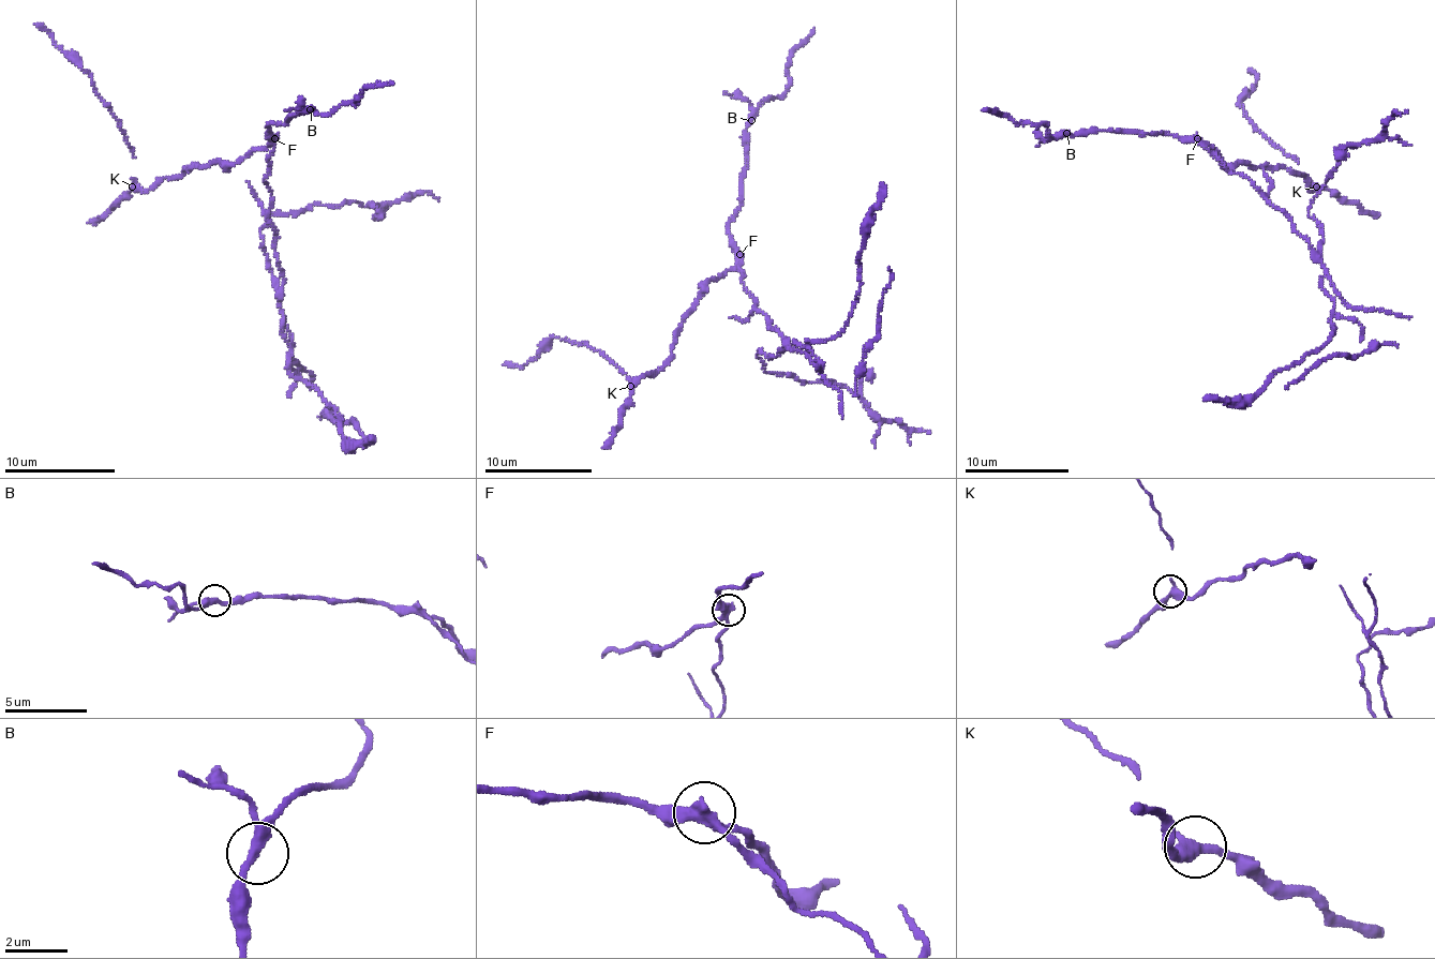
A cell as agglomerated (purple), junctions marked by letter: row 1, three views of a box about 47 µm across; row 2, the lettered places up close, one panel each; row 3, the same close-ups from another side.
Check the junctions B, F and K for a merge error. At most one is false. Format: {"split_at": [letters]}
{"split_at": ["F"]}

